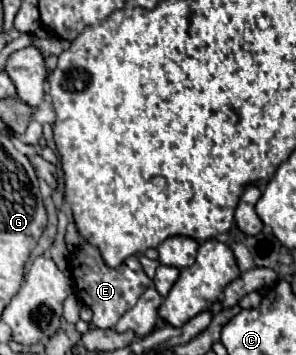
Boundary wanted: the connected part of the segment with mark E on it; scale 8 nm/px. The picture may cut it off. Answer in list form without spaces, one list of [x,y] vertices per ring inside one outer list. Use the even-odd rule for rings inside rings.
[[[82,244],[74,254],[72,254],[72,278],[76,284],[76,296],[84,302],[84,306],[88,306],[94,316],[92,316],[92,324],[98,328],[114,328],[116,322],[120,320],[120,316],[124,312],[128,312],[136,300],[140,298],[140,294],[150,286],[150,278],[144,274],[140,262],[136,256],[126,258],[118,268],[108,268],[100,256],[100,252],[90,246],[90,244]]]

